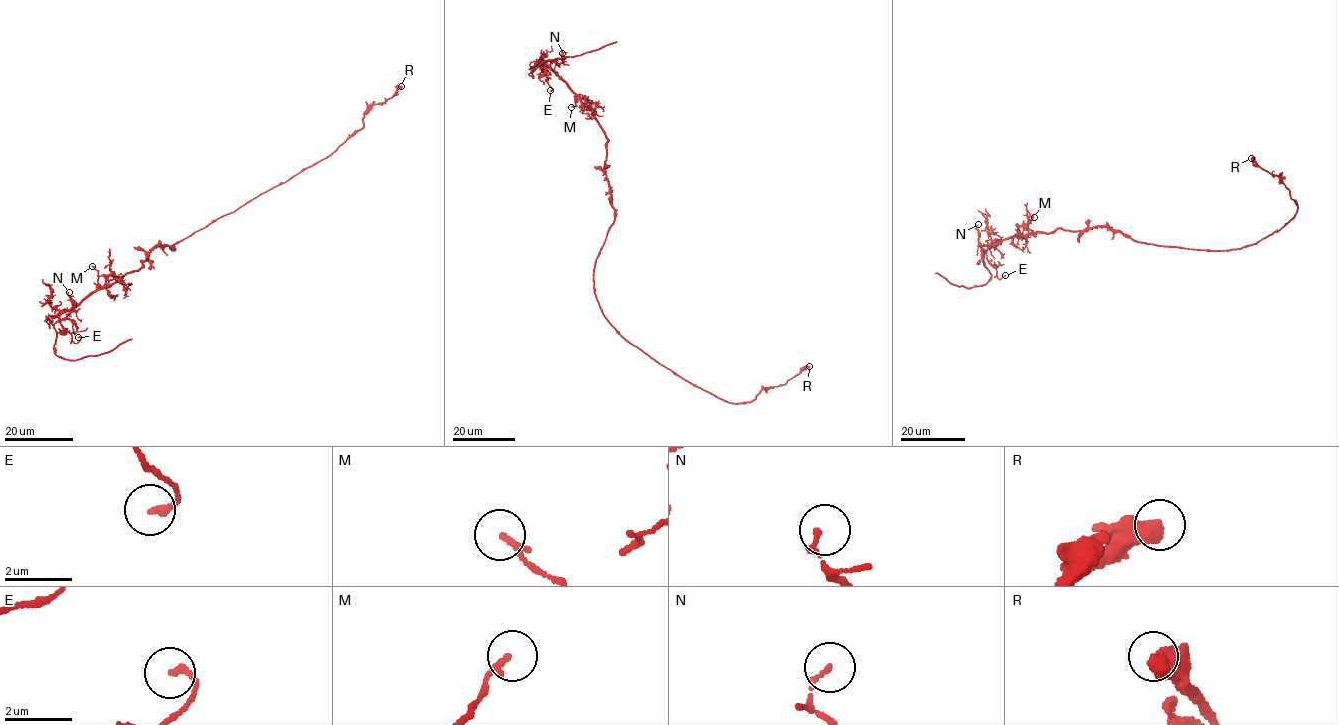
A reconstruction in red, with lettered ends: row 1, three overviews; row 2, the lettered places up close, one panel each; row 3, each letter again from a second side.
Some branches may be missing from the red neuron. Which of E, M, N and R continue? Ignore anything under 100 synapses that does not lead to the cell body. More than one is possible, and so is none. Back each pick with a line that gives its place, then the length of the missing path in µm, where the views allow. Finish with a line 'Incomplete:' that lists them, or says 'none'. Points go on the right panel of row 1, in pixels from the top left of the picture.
Incomplete: none

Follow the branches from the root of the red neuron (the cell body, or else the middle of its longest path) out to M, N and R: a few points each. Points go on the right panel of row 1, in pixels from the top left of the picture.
M: (1151, 243), (1139, 242), (1101, 226), (1015, 235), (1028, 227), (1034, 217)
N: (1151, 243), (1101, 226), (1014, 235), (983, 250), (978, 243), (978, 224)
R: (1151, 243), (1215, 251), (1239, 249), (1282, 227), (1297, 211), (1295, 200), (1279, 176), (1264, 170), (1251, 158)

